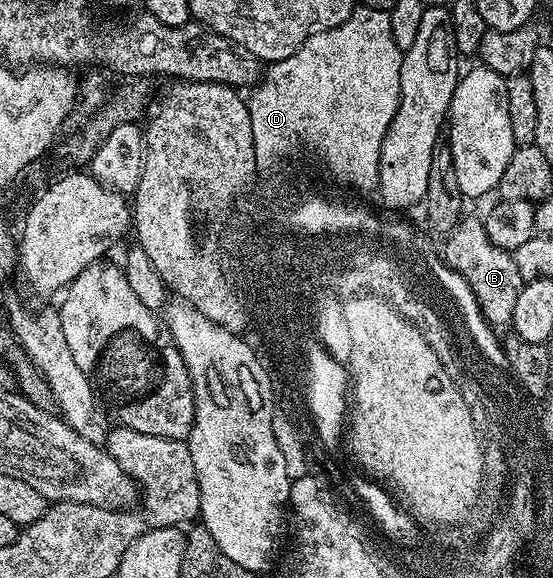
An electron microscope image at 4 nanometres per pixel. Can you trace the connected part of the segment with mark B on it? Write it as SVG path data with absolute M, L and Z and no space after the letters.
M461 217L443 242L442 262L466 280L488 325L493 328L507 327L512 320L514 303L518 301L518 292L525 284L524 277L518 272L515 257L509 251L492 245L490 236L486 236L484 223L479 217Z

